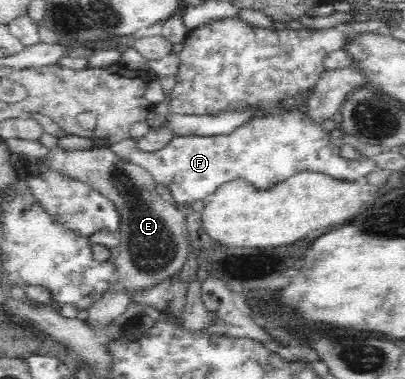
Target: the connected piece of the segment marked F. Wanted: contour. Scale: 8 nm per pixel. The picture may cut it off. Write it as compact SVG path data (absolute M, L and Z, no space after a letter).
M288 110L282 116L266 116L252 118L232 132L216 136L176 136L172 137L164 148L156 152L140 152L136 148L136 139L127 138L120 142L110 141L108 147L116 156L137 164L150 172L152 178L172 193L176 204L185 207L186 204L205 201L212 196L224 183L242 179L254 188L268 190L280 184L283 180L292 178L300 172L316 172L331 176L334 180L357 181L368 176L376 166L372 159L361 157L360 160L346 160L340 155L340 148L330 141L330 133L325 132L318 124L314 124L306 111Z

